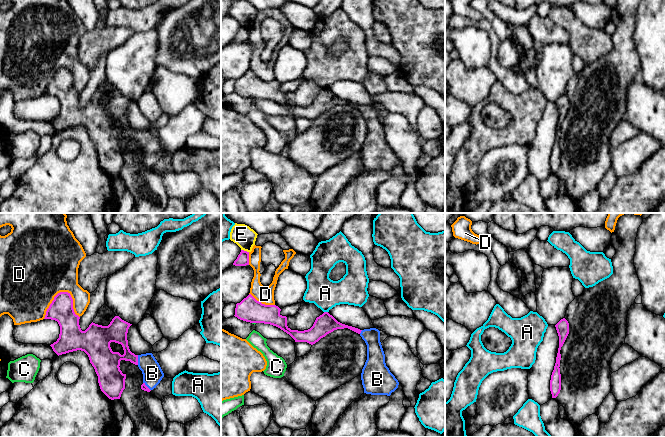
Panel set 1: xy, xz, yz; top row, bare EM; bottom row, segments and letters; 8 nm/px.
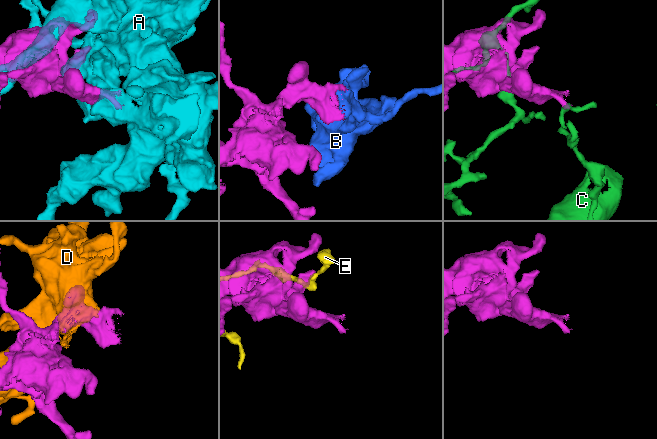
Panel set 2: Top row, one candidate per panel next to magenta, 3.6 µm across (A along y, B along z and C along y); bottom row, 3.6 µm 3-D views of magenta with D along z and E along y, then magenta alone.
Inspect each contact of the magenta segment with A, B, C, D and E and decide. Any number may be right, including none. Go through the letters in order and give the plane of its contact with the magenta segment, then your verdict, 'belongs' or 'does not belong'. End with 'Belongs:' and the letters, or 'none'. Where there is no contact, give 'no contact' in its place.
A: xz | does not belong
B: xy | belongs
C: xz | does not belong
D: xy | does not belong
E: xz | does not belong
Belongs: B

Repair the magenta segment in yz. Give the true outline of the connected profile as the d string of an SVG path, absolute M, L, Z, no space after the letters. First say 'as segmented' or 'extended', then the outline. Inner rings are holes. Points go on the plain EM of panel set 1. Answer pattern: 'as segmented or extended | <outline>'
as segmented | M563 94L555 101L555 103L559 112L559 124L556 133L556 139L550 156L550 167L552 174L556 174L561 166L561 150L559 144L561 136L560 126L569 110L569 99L565 94Z

